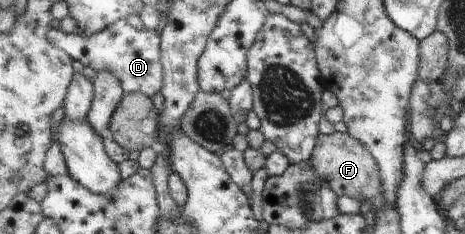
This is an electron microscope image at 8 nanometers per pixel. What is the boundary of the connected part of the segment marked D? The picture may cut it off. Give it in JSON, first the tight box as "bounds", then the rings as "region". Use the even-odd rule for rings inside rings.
{"bounds":[47,21,163,98],"region":[[[119,21],[114,27],[104,30],[98,35],[85,36],[77,33],[67,34],[60,28],[54,30],[51,28],[47,40],[54,47],[65,51],[74,61],[79,61],[84,67],[90,67],[97,74],[109,73],[113,75],[121,85],[124,93],[142,92],[145,96],[153,98],[161,92],[163,88],[163,67],[161,62],[161,36],[153,31],[144,28],[142,31],[132,28],[126,21]]]}

